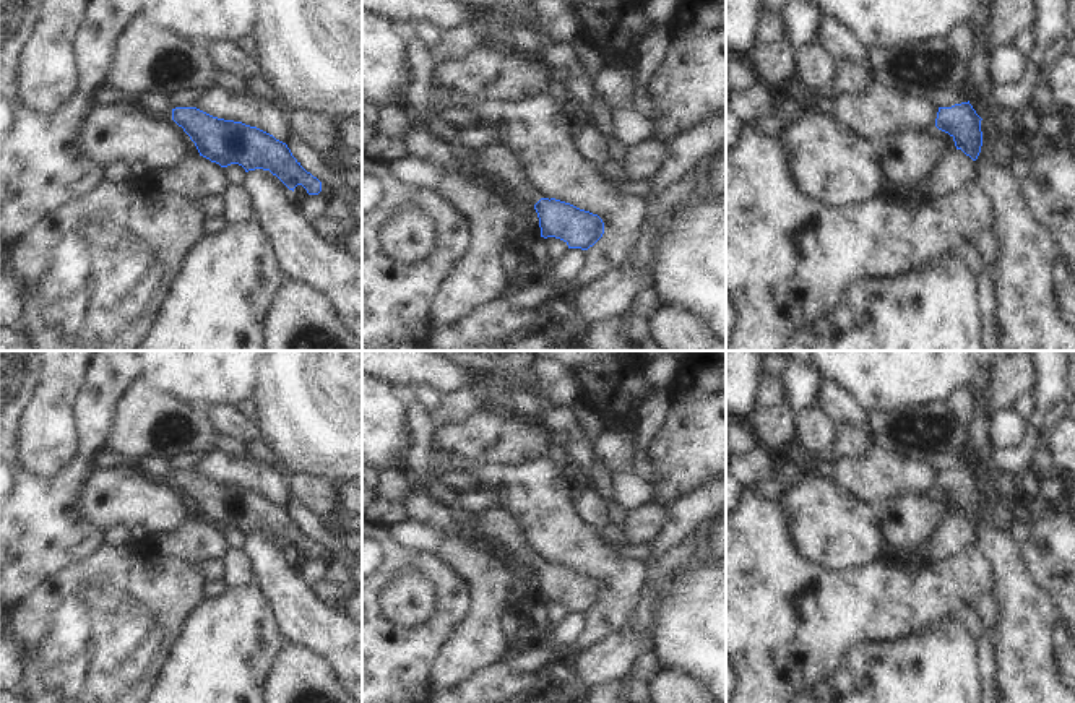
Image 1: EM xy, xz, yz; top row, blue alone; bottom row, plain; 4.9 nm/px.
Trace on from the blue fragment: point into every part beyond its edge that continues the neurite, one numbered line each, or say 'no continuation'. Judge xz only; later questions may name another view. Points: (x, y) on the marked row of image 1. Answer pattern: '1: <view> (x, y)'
1: xz (499, 159)

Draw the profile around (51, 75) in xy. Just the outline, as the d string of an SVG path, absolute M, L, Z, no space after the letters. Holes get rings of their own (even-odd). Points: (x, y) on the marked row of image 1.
M44 0L44 18L24 50L21 93L41 112L58 112L78 91L83 68L76 42L93 0Z

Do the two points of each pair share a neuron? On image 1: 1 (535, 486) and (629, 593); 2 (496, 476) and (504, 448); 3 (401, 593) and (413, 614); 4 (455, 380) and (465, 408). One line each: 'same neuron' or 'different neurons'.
1: same neuron
2: different neurons
3: same neuron
4: different neurons

